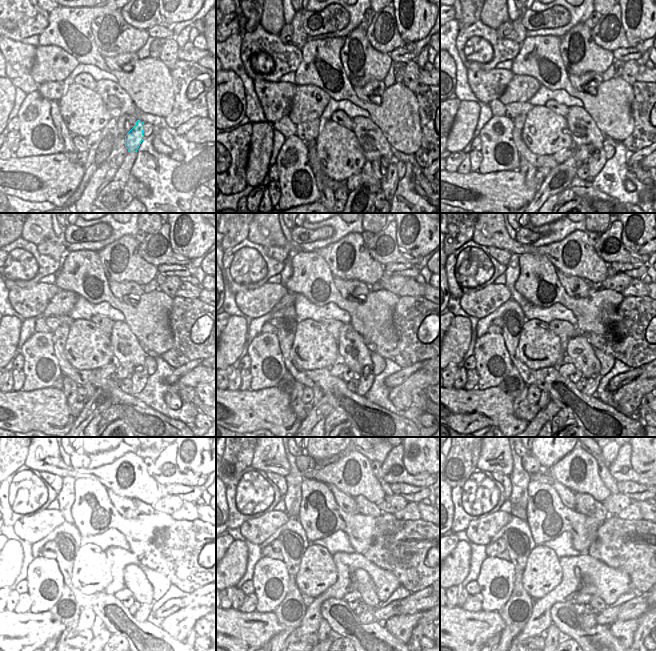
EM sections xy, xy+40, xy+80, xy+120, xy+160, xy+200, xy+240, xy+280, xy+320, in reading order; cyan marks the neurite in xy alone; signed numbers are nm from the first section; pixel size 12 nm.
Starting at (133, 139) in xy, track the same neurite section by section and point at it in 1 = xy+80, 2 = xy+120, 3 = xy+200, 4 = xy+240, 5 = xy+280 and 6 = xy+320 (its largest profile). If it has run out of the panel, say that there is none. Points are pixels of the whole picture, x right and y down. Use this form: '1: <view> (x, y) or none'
1: xy+80 (583, 152)
2: xy+120 (139, 378)
3: xy+200 (590, 388)
4: xy+240 (144, 612)
5: xy+280 (366, 616)
6: xy+320 (589, 621)

